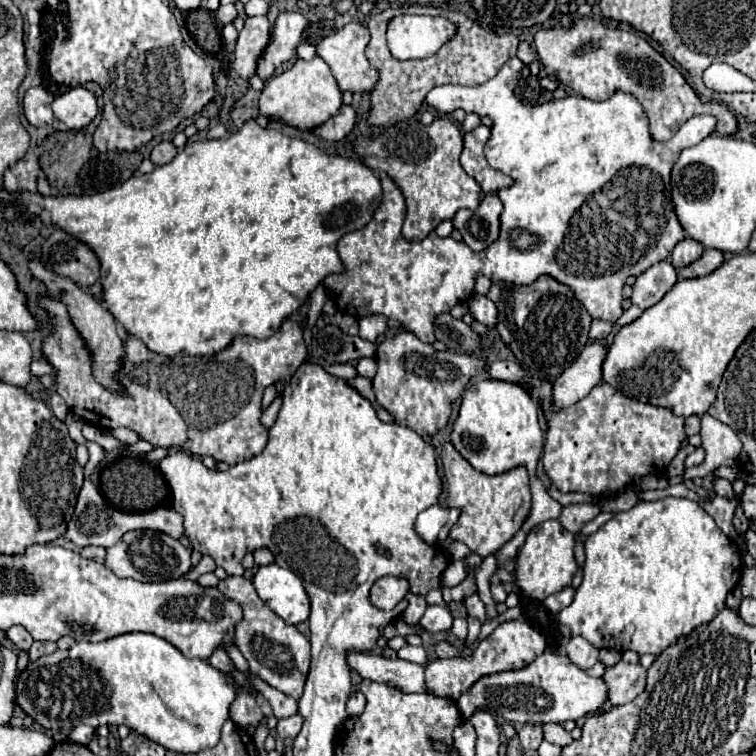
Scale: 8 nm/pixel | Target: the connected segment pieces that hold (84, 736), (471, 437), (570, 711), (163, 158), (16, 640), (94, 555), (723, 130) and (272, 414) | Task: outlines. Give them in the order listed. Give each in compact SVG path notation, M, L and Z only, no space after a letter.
M78 725L78 727L74 727L74 729L72 729L70 739L72 739L72 741L76 741L76 743L86 745L86 743L92 739L92 733L94 733L94 729L92 729L92 727L88 727L88 725Z
M480 379L472 385L468 385L462 396L460 415L452 429L452 443L460 451L460 455L476 469L486 475L500 475L506 473L518 465L524 465L530 475L530 487L534 495L532 511L520 531L498 551L498 565L502 565L506 559L516 557L518 549L522 547L526 535L532 527L546 519L558 519L562 513L562 505L554 501L542 481L536 477L536 463L542 453L544 435L538 423L538 405L528 395L528 391L518 383L498 381L498 379Z
M544 651L538 655L530 665L522 669L512 669L512 671L500 671L492 675L482 675L458 701L456 707L464 719L470 719L476 711L486 711L496 717L502 717L510 723L562 723L562 721L576 721L582 719L594 711L600 711L606 701L606 685L602 677L594 679L586 671L574 667L566 655L556 655L552 651Z
M162 141L152 149L150 159L154 165L164 165L164 163L170 163L176 157L176 153L178 149L172 145L172 141Z
M10 627L8 631L6 631L6 635L10 637L10 641L18 647L18 649L24 649L24 651L28 651L30 649L30 645L32 645L32 635L24 629L24 627Z
M88 545L88 547L82 549L80 555L86 557L86 559L94 559L94 561L98 561L98 563L104 563L106 549L104 549L104 547L96 547L96 545Z
M581 17L570 29L540 29L534 37L534 45L538 51L538 61L546 74L556 77L562 85L574 89L582 97L604 101L616 91L634 95L648 115L650 135L654 141L668 141L682 123L700 113L712 113L718 117L720 135L732 135L738 131L738 119L728 105L700 101L682 73L634 31L612 29L591 17Z
M277 395L271 405L263 411L260 421L266 429L270 429L275 423L282 401L282 395Z

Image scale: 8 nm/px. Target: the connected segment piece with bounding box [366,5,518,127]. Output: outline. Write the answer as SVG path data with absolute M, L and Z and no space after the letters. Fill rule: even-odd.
M402 5L402 7L390 7L380 11L378 15L370 17L368 21L368 31L370 31L370 43L366 45L366 57L370 61L370 65L374 69L378 69L380 73L380 81L376 85L376 89L370 93L372 97L372 111L368 117L370 125L376 127L388 127L394 125L396 121L408 119L412 117L418 107L422 105L426 93L436 87L436 85L444 85L444 83L454 83L454 85L480 85L486 83L488 79L492 79L502 65L516 55L516 47L518 47L518 37L512 33L494 33L488 31L484 27L480 27L478 23L474 23L468 15L458 13L458 11L450 11L450 9L440 9L440 7L432 7L432 5ZM404 13L414 13L414 15L440 15L448 21L452 21L456 25L456 33L452 39L448 39L438 53L434 53L428 59L412 59L412 61L400 61L394 59L392 53L388 51L386 45L386 27L390 23L392 17L396 15L404 15Z

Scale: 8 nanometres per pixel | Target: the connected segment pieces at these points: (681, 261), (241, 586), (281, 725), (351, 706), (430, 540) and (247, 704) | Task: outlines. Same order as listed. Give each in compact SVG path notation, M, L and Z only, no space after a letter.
M686 237L682 243L678 243L678 245L674 247L674 251L672 251L672 255L670 255L670 257L672 257L672 265L674 265L676 269L682 269L682 267L694 263L696 259L700 259L700 257L702 257L702 251L704 251L704 247L702 247L698 241Z
M230 575L230 577L220 581L218 589L228 599L242 603L244 619L236 631L236 635L238 635L236 647L248 659L250 669L256 675L260 675L274 689L298 699L304 691L304 683L306 683L308 667L310 667L310 641L308 641L308 637L304 633L300 633L300 629L296 625L286 625L278 615L274 615L270 611L270 607L266 607L266 603L262 603L258 593L254 591L252 581L248 581L246 577L232 577Z
M296 713L292 717L286 717L286 719L280 719L278 721L278 727L276 727L278 737L282 737L282 739L288 739L290 737L290 739L294 739L300 733L302 723L304 723L304 717L300 713Z
M356 691L346 703L346 711L350 717L354 717L354 715L360 715L364 711L364 705L366 705L366 697L360 691Z
M434 505L416 517L414 531L418 533L418 537L424 543L428 543L432 547L444 547L444 541L450 533L452 525L458 521L458 515L460 515L458 509Z
M240 691L238 697L230 705L230 717L240 725L240 727L250 727L256 725L262 719L262 709L256 703L254 693L250 691Z

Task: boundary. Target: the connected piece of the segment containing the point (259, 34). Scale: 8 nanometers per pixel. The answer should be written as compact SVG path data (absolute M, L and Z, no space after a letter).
M248 17L244 29L238 33L234 49L234 71L250 79L256 73L258 57L262 55L266 43L270 41L270 23L266 17Z

